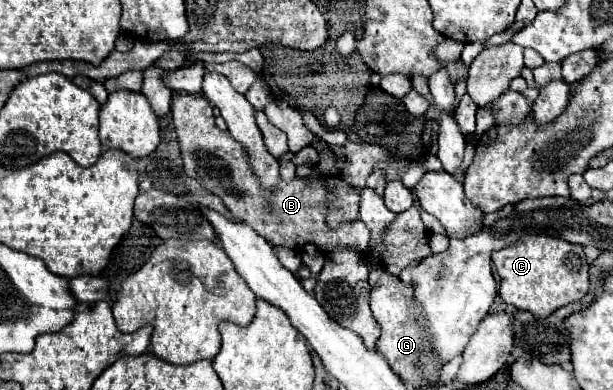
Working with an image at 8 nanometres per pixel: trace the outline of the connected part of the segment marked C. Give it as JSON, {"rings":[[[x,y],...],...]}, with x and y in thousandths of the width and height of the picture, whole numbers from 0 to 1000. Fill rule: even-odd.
{"rings":[[[852,603],[848,618],[803,649],[816,705],[816,762],[848,792],[891,813],[914,787],[946,772],[959,751],[959,669],[949,628],[897,603]]]}

